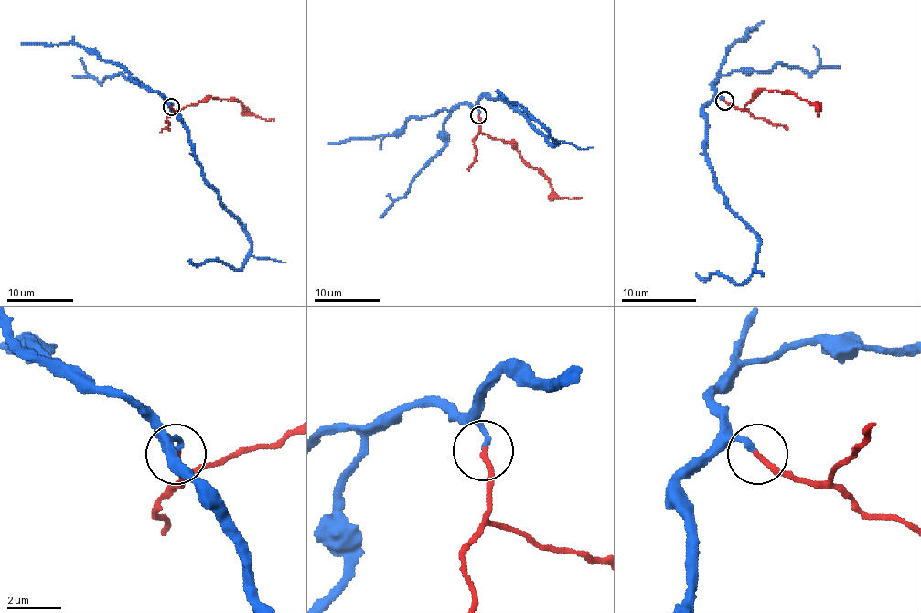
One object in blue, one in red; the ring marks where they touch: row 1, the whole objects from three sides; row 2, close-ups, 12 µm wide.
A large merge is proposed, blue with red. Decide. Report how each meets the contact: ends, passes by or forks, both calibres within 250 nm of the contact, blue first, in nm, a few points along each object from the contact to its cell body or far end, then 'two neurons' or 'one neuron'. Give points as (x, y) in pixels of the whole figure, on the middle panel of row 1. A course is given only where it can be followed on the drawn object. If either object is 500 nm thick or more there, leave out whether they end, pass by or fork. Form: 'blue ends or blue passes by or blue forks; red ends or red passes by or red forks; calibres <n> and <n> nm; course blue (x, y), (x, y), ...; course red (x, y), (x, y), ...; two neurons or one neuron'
blue ends; red ends; calibres 190 and 200 nm; course blue (478, 114), (477, 106), (484, 96), (500, 98), (553, 145), (558, 143), (523, 108), (507, 102), (497, 90); course red (478, 114), (480, 131), (495, 139), (503, 139), (543, 176), (560, 197), (581, 197); one neuron

